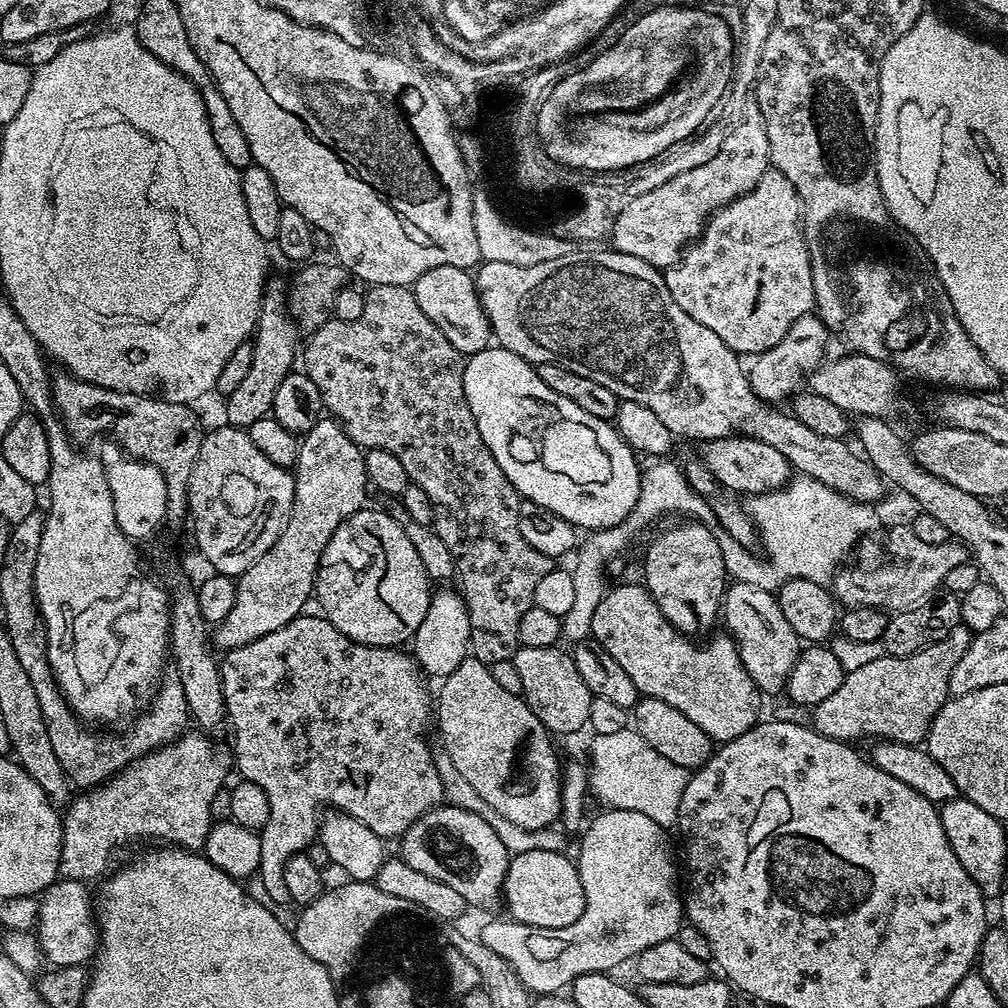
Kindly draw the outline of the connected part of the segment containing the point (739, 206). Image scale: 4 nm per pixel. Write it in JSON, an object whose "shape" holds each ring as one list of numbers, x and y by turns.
{"shape":[[769,170,765,172,762,179,749,192,742,194,736,200,730,201,725,208,719,208,717,212,713,212,708,217,708,223,705,224,704,231,684,249,680,259,663,273,664,285,670,290,674,302,678,302,678,306,682,306,682,310,686,310,686,314,690,314,690,318,694,318,694,322,702,322,702,326,707,326,709,330,714,330,714,334,718,334,718,338,722,338,722,342,726,342,726,346,730,346,732,352,737,354,745,354,744,352,759,354,770,350,774,346,778,346,778,342,782,340,786,330,790,328,794,321,809,315,815,309,812,307,818,303,816,281,812,274,812,259,804,241,804,230,801,220,800,199,794,190,794,186,781,172]]}

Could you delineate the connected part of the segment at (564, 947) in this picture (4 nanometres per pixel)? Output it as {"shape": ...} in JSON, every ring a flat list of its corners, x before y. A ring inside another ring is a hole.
{"shape":[[605,809,601,816,591,817,590,823,583,829,582,835,579,837,582,842,582,852,578,861,580,869,580,877,582,878,582,890,586,898,586,906,582,910,582,914,578,918,578,922,574,922,565,928,552,927,536,927,529,924,519,923,511,918,496,918,496,928,488,928,488,943,486,946,490,950,494,950,502,959,507,962,510,967,517,973,521,982,526,989,531,990,535,995,553,995,563,991,569,987,576,977,584,974,594,974,595,972,611,973,614,967,622,962,631,961,640,955,642,950,649,949,650,946,656,945,658,942,673,939,679,931,680,925,684,918,683,901,680,892,676,890,674,862,672,860,672,850,668,842,669,834,665,827,658,825,654,820,641,814,640,812]]}

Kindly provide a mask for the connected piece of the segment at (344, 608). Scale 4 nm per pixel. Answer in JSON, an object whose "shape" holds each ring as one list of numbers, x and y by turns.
{"shape":[[365,506,349,518,347,531,352,531,352,540,360,547,360,552,368,556,368,569,364,577,356,572,344,576,344,568,336,564,332,572,328,566,316,573,314,589,315,603,320,603,319,611,324,619,332,623,346,638,372,648,391,648,403,645,403,640,411,641,416,635,430,599,430,579,414,550,413,543,406,538,402,526,388,511]]}

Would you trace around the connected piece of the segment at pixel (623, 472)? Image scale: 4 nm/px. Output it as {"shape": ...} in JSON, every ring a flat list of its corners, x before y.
{"shape":[[489,346,484,348,480,353,474,353,467,357,464,365,464,389,466,390,466,402,470,406,470,414,474,414,474,422,478,426,478,434,482,434,482,442,494,454,498,466,502,466,502,474,514,486,514,490,527,503,536,504,539,508,544,508,548,512,553,512,558,518,570,522,577,530,595,530,601,528,614,527,622,523,632,511,635,510,635,503,638,502,639,482,642,473,641,466,636,465,638,461,637,453,633,452,629,444,616,433,615,427,609,421,598,418,594,414,586,414,582,406,570,402,570,398,562,398,562,394,554,394,542,378,538,378,535,367,523,360,518,354,499,346]]}

